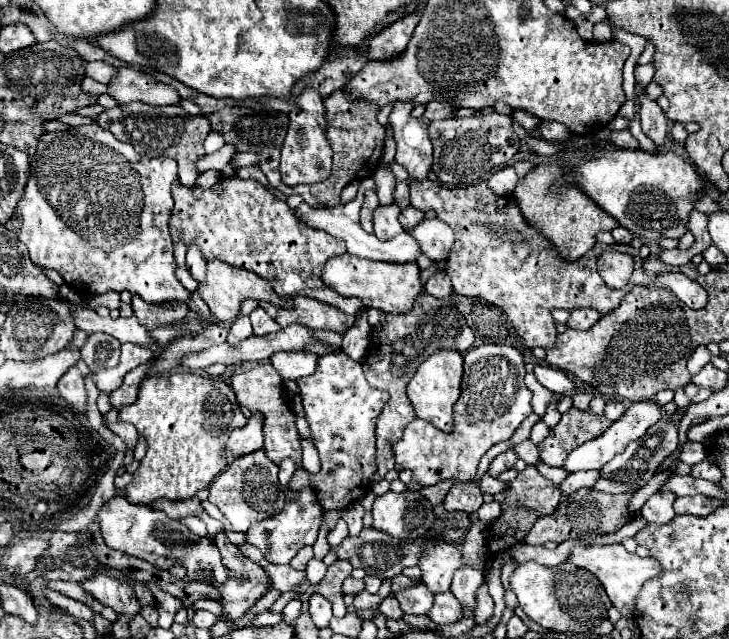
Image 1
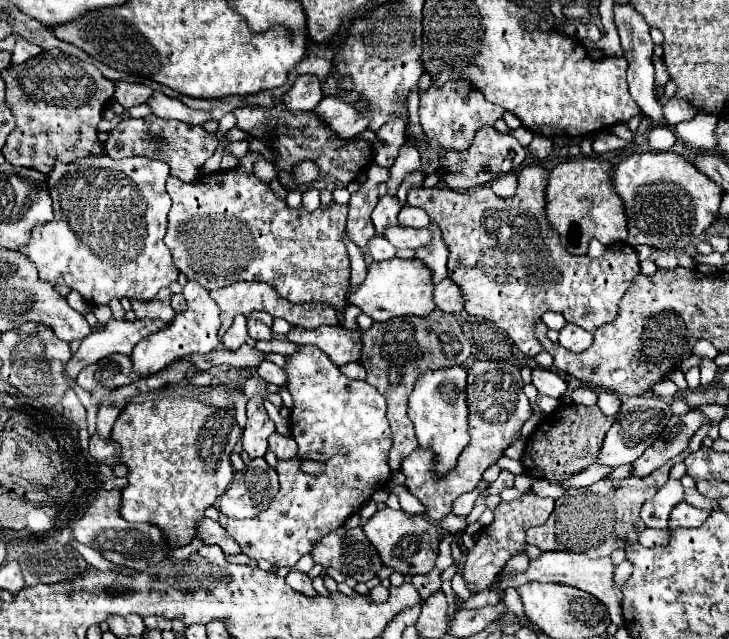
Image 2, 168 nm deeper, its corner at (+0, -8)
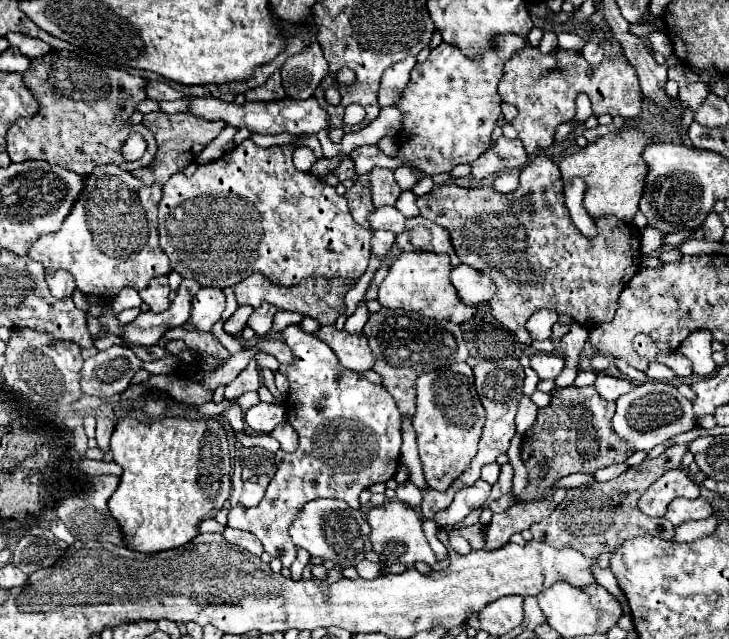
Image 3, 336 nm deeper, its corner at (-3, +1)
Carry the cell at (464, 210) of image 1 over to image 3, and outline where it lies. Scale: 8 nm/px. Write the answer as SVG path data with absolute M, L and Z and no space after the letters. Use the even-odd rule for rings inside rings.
M538 154L522 168L522 184L514 192L500 194L492 186L460 188L456 184L442 184L418 198L420 214L450 232L460 262L494 280L496 294L488 300L488 306L492 308L492 314L496 314L496 320L504 328L512 330L520 342L530 340L526 322L532 312L540 308L554 308L558 314L570 314L582 326L596 326L612 320L620 292L640 268L640 230L636 226L618 222L616 218L600 218L596 220L600 234L594 240L588 240L572 224L562 192L564 186L558 166L544 154Z

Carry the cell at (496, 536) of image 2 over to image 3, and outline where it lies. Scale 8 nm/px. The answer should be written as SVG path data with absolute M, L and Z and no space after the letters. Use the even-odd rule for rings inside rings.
M564 490L556 492L550 498L534 500L534 502L516 502L508 510L494 514L490 524L486 526L486 546L484 550L498 550L500 546L506 546L510 536L516 532L522 532L524 528L530 528L530 524L546 518L552 514L556 506L556 498L560 498Z

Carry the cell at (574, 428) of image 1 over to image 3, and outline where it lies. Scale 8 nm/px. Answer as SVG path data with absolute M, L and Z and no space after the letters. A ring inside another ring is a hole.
M568 386L552 390L550 394L550 406L538 410L536 422L528 428L522 440L522 462L528 471L529 485L520 495L520 502L544 500L548 488L558 478L564 478L572 472L594 474L598 468L624 462L630 454L630 446L616 436L610 424L616 404L600 398L594 386Z

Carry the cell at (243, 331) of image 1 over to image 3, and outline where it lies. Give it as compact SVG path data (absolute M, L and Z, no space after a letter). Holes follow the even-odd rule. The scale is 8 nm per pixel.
M240 306L240 308L224 322L224 330L226 330L230 336L236 336L238 332L244 330L246 320L248 320L250 314L252 314L252 306Z

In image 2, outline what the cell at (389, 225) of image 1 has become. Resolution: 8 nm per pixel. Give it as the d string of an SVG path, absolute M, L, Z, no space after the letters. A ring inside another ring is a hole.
M387 193L387 195L379 197L379 203L377 203L377 207L373 209L373 215L371 215L373 225L375 225L379 235L383 233L383 229L387 225L395 225L397 223L399 209L401 209L401 203L399 203L399 199L395 195Z

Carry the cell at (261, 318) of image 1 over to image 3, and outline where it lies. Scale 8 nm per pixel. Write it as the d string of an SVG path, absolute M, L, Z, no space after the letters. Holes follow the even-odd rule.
M264 302L260 308L256 308L250 318L248 318L248 326L258 334L258 336L266 336L272 330L272 318L278 312L278 308L274 308L272 304Z

